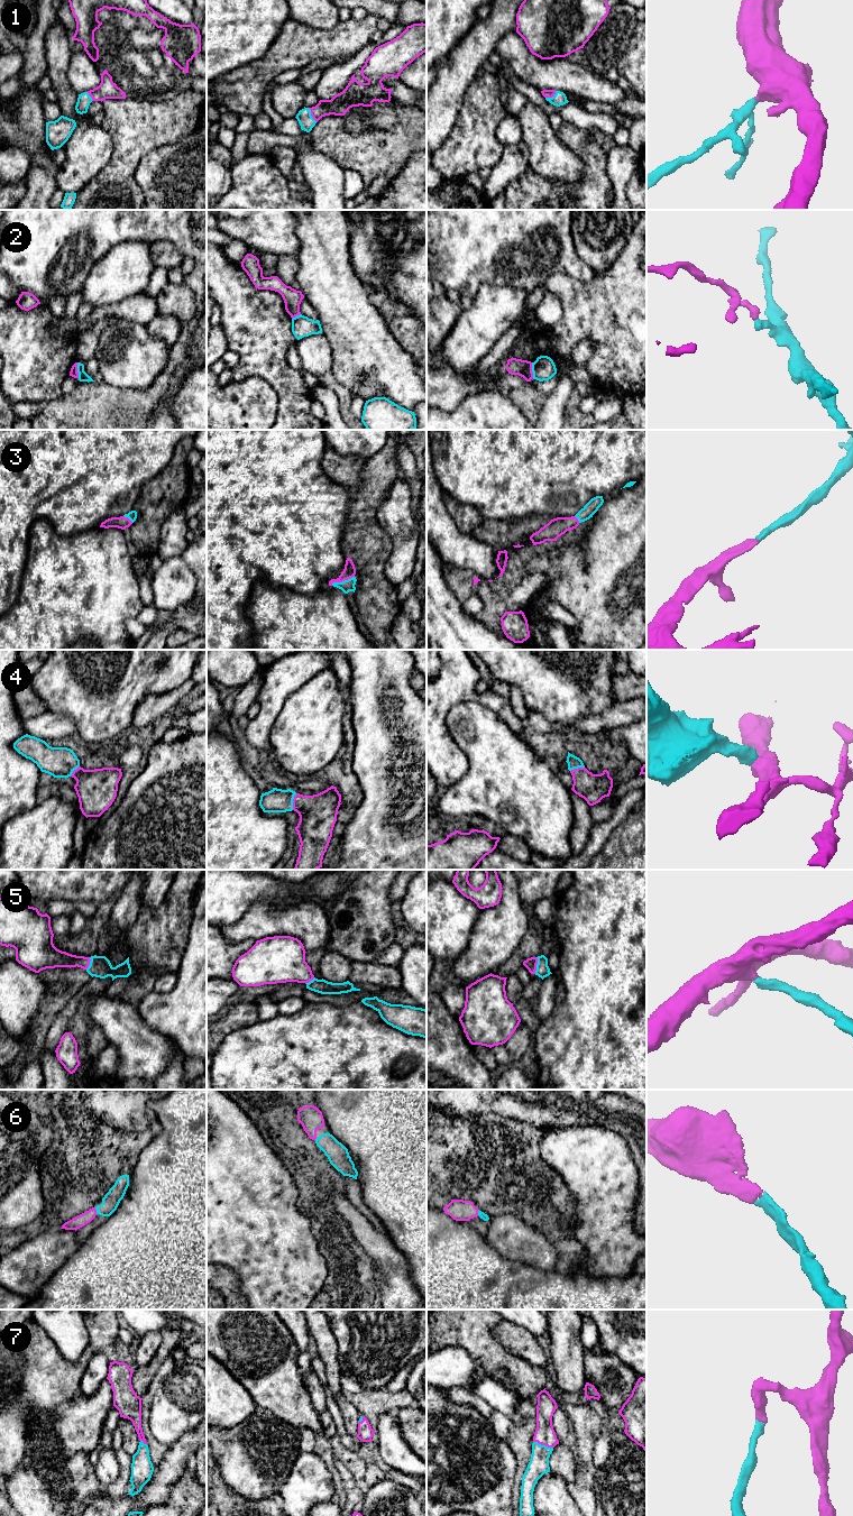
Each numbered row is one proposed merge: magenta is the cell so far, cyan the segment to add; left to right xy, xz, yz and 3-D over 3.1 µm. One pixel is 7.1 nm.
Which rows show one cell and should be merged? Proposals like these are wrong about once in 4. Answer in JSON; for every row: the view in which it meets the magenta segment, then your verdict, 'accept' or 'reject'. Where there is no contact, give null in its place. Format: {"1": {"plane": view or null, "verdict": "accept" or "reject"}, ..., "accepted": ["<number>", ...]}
{"1": {"plane": "xz", "verdict": "accept"}, "2": {"plane": "xy", "verdict": "reject"}, "3": {"plane": "xz", "verdict": "accept"}, "4": {"plane": "xz", "verdict": "accept"}, "5": {"plane": "yz", "verdict": "accept"}, "6": {"plane": "xy", "verdict": "accept"}, "7": {"plane": "yz", "verdict": "accept"}, "accepted": ["1", "3", "4", "5", "6", "7"]}

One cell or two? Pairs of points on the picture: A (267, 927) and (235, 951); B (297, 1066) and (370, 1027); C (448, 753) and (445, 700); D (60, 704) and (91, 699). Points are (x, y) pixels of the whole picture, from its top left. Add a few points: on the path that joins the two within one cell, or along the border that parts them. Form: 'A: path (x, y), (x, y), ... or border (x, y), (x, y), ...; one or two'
A: border (256, 939), (244, 939), (234, 943); two
B: path (315, 1066), (331, 1066), (352, 1045); one
C: path (439, 740), (439, 714); one
D: path (67, 699), (83, 699); one

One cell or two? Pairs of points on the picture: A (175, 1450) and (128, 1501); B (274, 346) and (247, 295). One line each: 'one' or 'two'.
A: one
B: one

